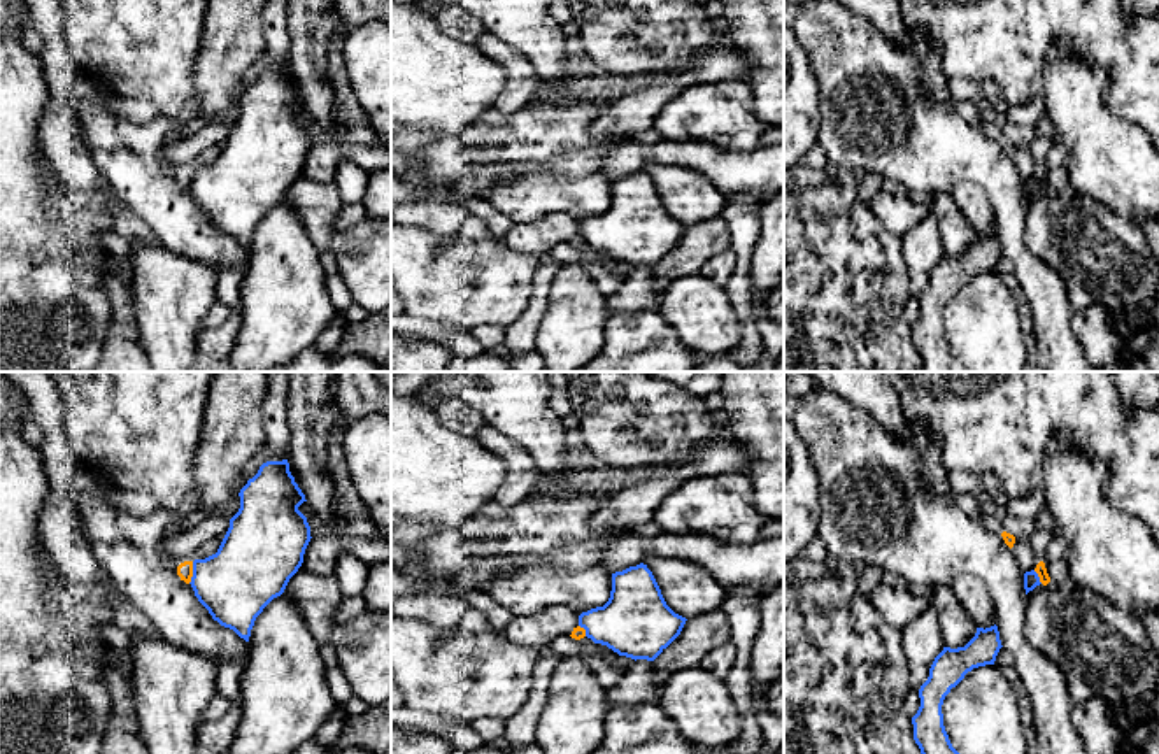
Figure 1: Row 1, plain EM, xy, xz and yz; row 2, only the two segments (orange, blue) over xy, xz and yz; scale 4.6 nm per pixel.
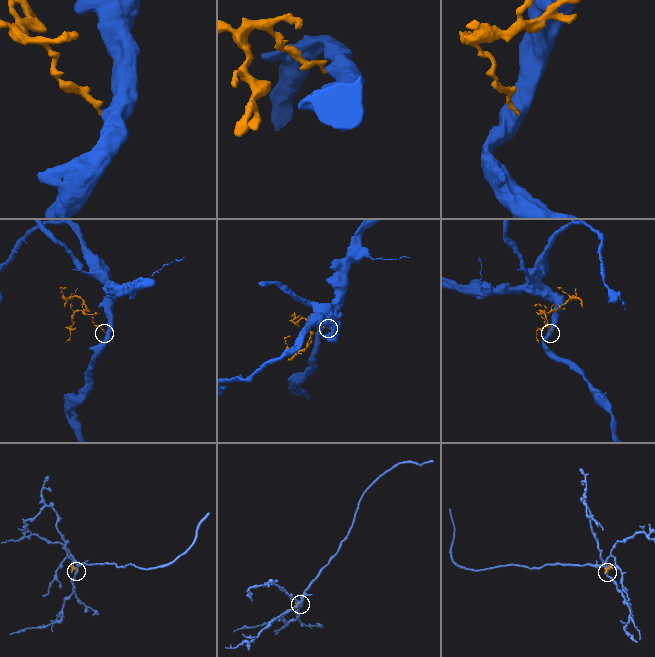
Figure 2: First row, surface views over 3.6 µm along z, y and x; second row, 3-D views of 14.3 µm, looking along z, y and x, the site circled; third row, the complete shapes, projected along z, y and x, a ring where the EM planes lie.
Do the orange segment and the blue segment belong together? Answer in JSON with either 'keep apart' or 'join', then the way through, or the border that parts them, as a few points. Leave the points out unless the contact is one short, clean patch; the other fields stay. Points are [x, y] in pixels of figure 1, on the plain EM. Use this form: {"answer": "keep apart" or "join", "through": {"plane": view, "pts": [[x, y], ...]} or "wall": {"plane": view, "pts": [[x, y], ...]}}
{"answer": "keep apart", "wall": {"plane": "xy", "pts": [[193, 169], [193, 183], [188, 190]]}}

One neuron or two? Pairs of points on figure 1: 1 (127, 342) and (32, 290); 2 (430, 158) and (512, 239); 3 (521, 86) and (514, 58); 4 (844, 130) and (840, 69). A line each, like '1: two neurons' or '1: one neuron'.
1: two neurons
2: two neurons
3: one neuron
4: one neuron

